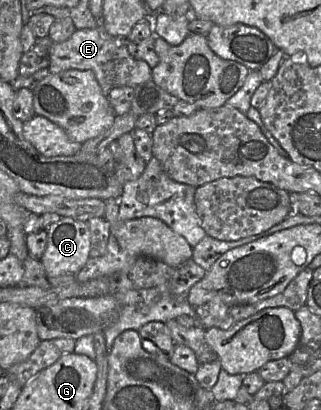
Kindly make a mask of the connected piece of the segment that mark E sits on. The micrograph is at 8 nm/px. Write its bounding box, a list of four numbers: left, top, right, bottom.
[48,26,152,97]

